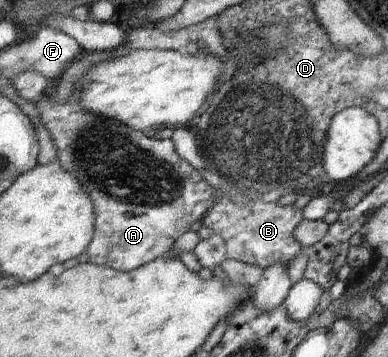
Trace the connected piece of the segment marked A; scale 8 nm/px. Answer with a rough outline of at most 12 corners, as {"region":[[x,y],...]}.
{"region":[[36,103],[94,203],[89,262],[133,271],[217,203],[171,140]]}

